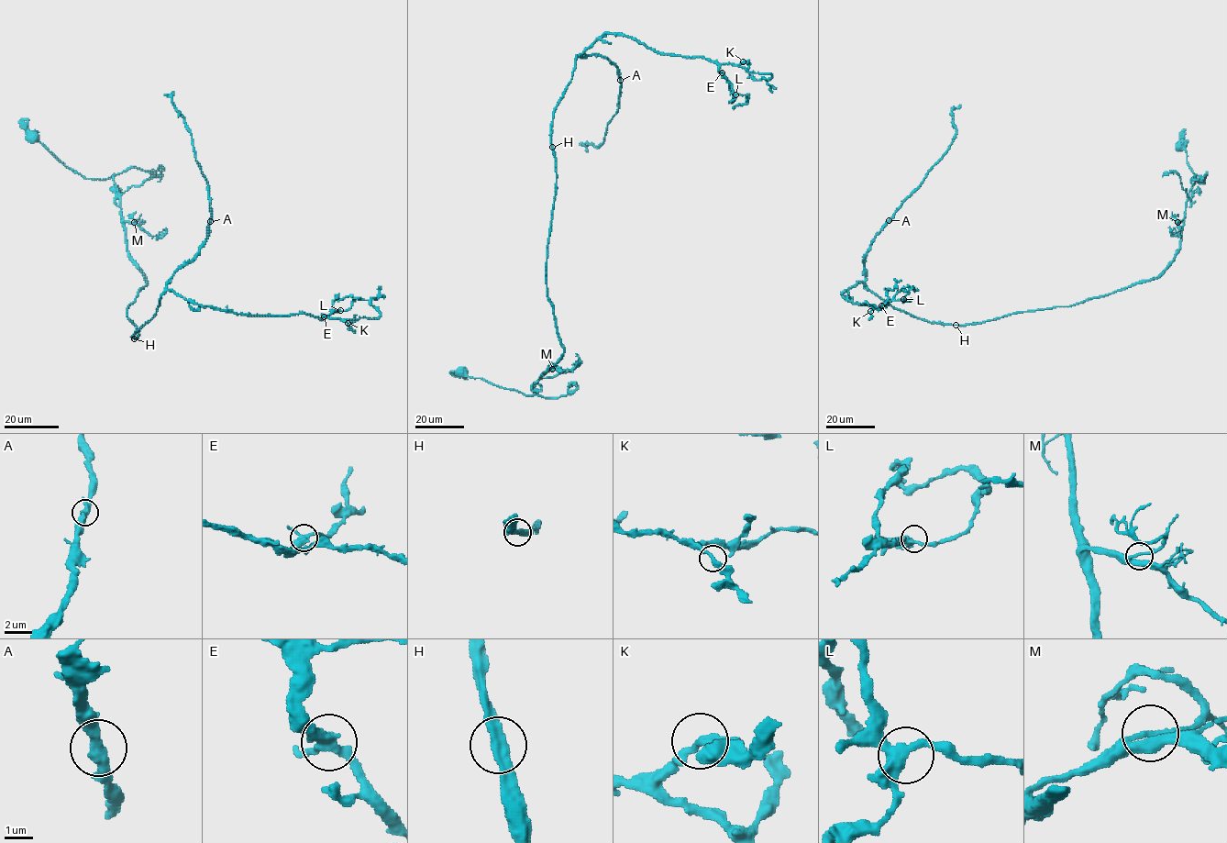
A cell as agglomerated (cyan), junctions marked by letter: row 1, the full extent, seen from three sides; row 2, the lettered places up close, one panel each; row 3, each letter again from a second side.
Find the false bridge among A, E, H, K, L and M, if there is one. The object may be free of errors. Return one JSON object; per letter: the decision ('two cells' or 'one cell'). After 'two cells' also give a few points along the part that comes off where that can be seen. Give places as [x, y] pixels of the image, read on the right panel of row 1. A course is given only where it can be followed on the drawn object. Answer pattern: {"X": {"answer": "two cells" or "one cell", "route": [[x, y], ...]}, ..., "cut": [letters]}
{"A": {"answer": "one cell"}, "E": {"answer": "one cell"}, "H": {"answer": "one cell"}, "K": {"answer": "one cell"}, "L": {"answer": "one cell"}, "M": {"answer": "one cell"}, "cut": []}

